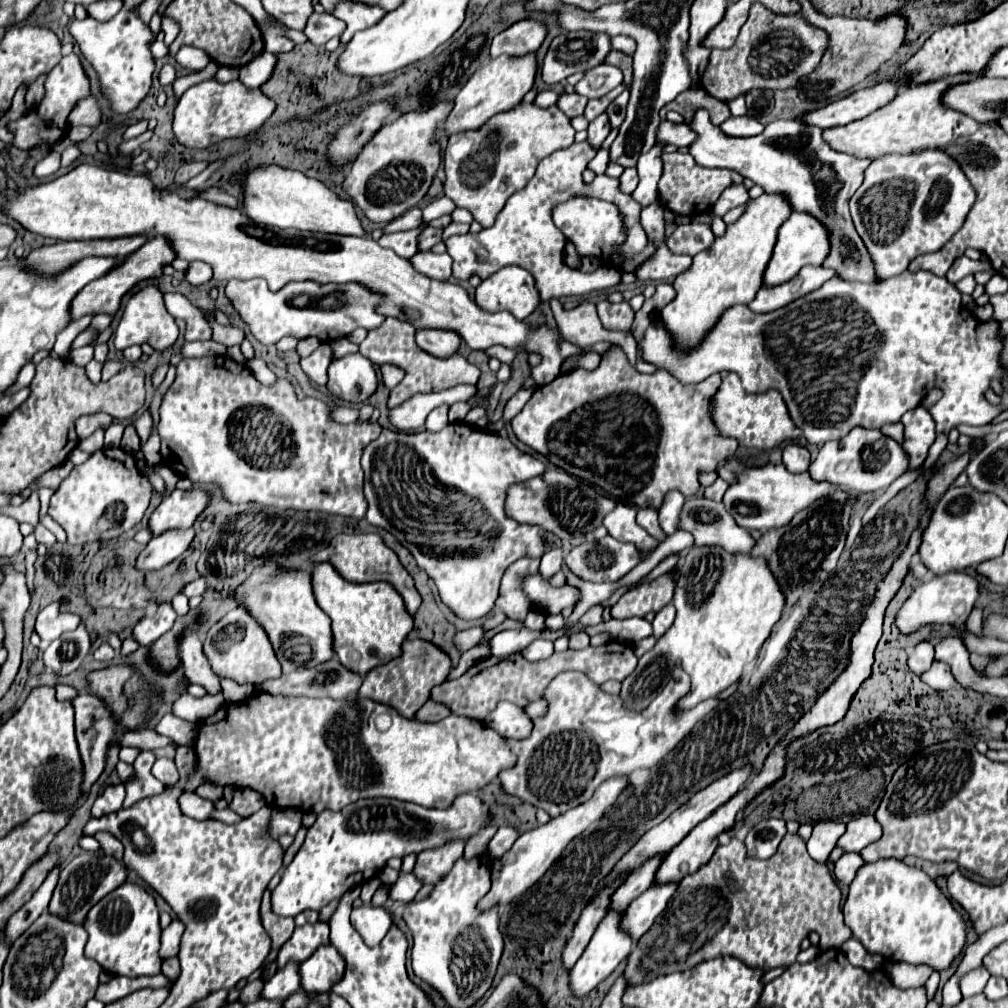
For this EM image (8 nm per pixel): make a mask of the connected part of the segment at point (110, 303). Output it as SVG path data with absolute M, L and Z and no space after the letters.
M157 235L157 239L149 239L141 249L137 249L135 253L131 253L123 263L119 263L113 271L109 271L109 275L89 283L89 287L83 287L77 297L71 303L71 315L73 319L79 319L83 315L99 315L99 313L117 313L121 299L127 291L131 291L137 283L145 281L145 279L157 279L163 275L163 267L171 265L175 259L175 251L173 247L169 247L169 239L161 239L161 235Z

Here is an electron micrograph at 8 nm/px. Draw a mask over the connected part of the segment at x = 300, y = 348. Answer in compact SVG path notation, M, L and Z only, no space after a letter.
M309 337L309 339L303 339L303 341L299 341L297 343L297 355L303 359L303 357L307 357L307 355L311 355L317 347L319 347L321 343L319 343L319 339L315 339L315 337Z

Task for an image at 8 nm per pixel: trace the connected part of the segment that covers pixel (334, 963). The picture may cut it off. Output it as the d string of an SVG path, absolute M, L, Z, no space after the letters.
M329 943L321 945L309 961L301 963L301 989L307 993L327 993L343 975L345 959Z

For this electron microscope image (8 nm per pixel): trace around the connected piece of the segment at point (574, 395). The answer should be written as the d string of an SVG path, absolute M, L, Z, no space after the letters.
M613 345L595 371L575 369L537 387L527 405L511 419L511 429L519 441L583 483L599 485L613 497L637 507L657 509L663 495L671 489L681 491L685 497L695 495L701 487L697 473L715 471L717 465L723 465L727 457L735 455L737 441L721 435L711 419L711 399L719 385L721 375L711 375L697 385L683 385L661 369L653 375L641 375L627 363L625 353Z

